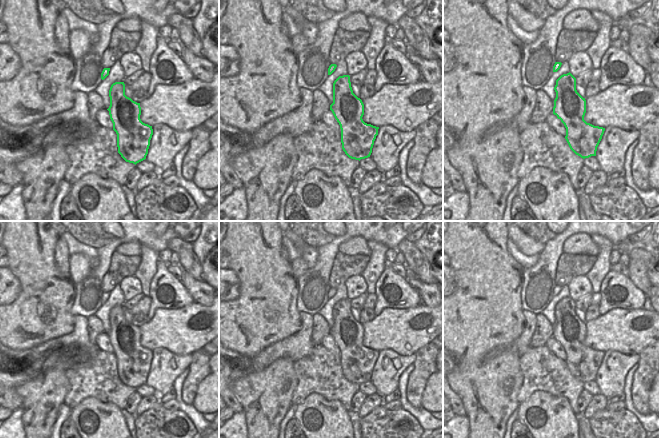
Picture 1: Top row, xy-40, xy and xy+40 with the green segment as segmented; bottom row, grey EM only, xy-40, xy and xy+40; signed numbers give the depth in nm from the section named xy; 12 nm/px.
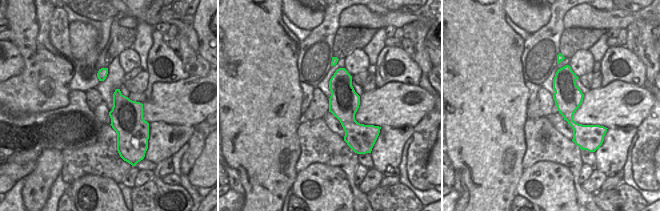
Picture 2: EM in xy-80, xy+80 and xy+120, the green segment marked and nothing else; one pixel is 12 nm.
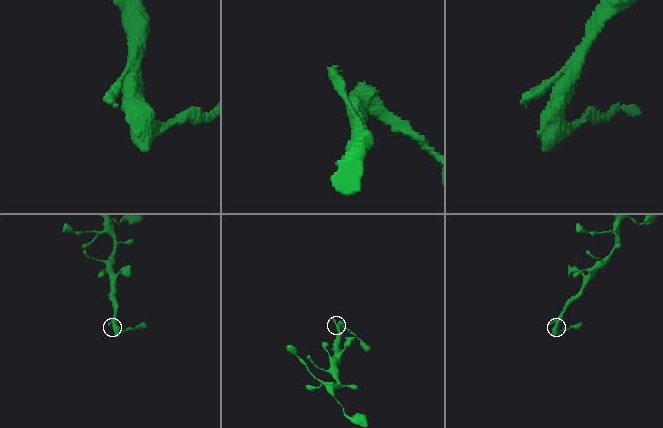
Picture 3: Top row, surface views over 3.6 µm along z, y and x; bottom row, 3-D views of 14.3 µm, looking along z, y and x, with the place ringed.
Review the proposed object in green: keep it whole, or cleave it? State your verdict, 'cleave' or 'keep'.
keep

